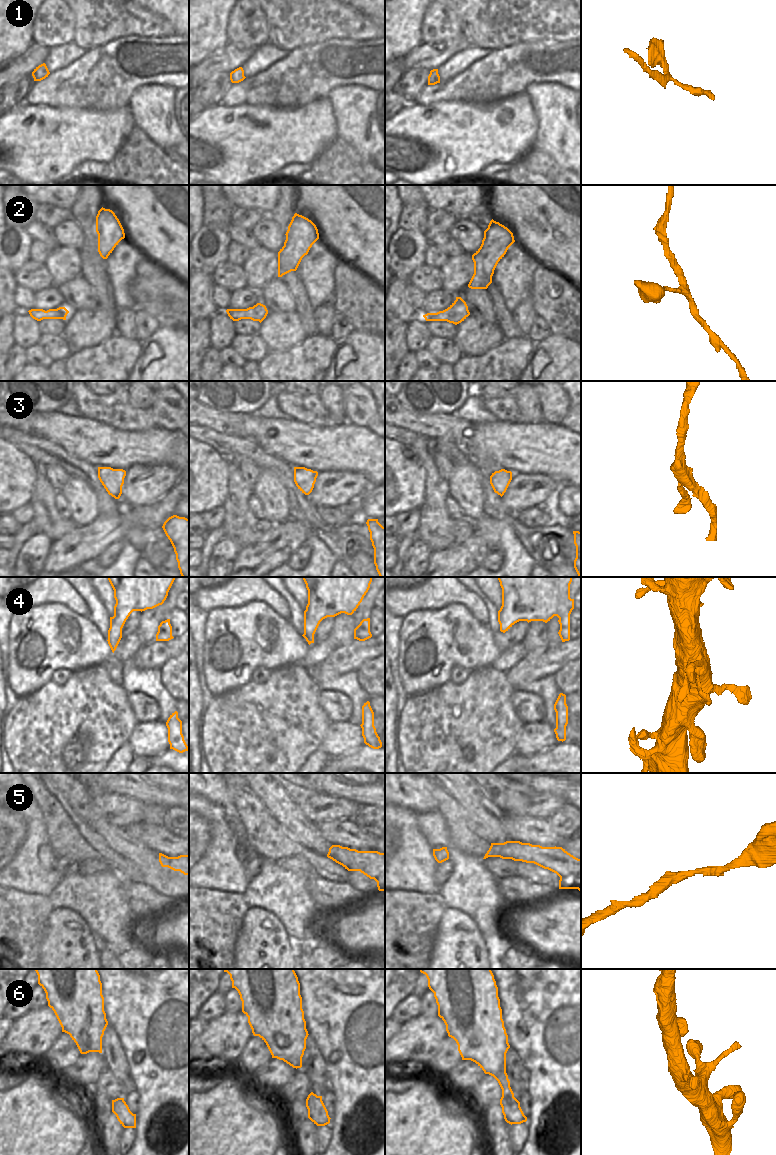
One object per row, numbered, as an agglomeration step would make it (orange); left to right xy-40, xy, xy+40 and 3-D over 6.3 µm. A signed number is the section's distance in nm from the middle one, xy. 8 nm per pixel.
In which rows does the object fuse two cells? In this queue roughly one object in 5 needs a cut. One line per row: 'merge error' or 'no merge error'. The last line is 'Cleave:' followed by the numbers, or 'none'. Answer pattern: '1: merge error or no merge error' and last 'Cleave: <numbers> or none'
1: no merge error
2: no merge error
3: no merge error
4: no merge error
5: no merge error
6: no merge error
Cleave: none

